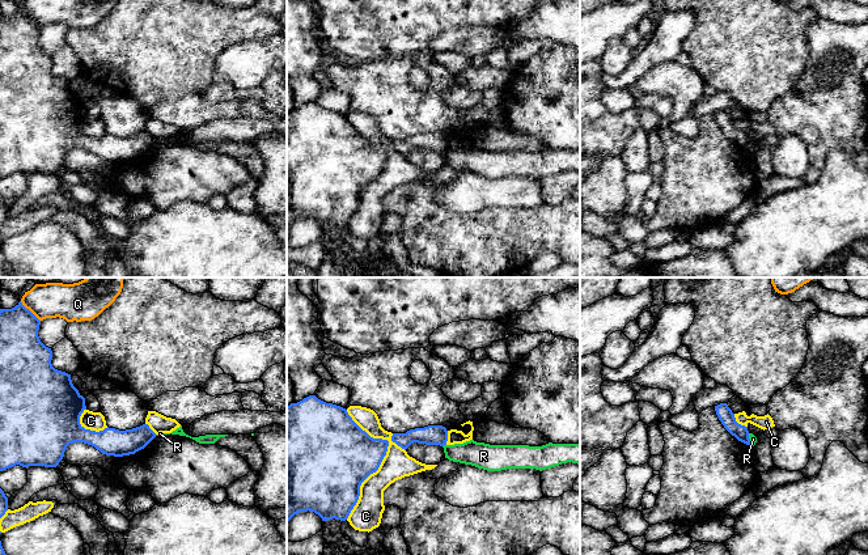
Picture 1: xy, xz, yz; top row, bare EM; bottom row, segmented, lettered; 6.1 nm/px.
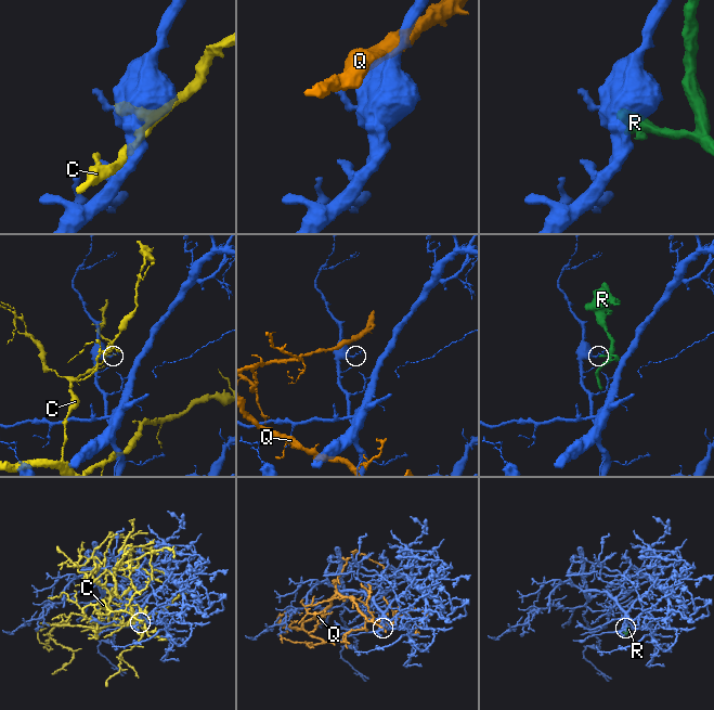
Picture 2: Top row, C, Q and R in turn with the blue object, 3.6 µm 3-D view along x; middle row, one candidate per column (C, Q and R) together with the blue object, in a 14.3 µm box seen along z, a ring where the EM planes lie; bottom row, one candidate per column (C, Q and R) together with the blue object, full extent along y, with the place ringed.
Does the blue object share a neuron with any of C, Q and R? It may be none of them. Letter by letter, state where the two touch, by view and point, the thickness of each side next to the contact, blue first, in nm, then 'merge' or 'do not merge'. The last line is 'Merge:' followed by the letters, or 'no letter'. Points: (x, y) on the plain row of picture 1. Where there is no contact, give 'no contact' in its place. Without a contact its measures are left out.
C: meets blue in xz at (382, 165); 400 nm thick on the blue side, 180 nm on the other; do not merge
Q: meets blue in xy at (30, 18); 280 nm thick on the blue side, 170 nm on the other; do not merge
R: meets blue in xz at (444, 151); 130 nm thick on the blue side, 160 nm on the other; do not merge
Merge: no letter

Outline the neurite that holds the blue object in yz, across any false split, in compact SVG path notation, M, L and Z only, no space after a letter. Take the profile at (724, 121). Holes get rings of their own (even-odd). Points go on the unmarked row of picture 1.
M720 110L715 113L716 122L724 135L734 143L738 148L750 152L749 137L748 134L741 132L736 128L734 120L728 114L727 110Z

